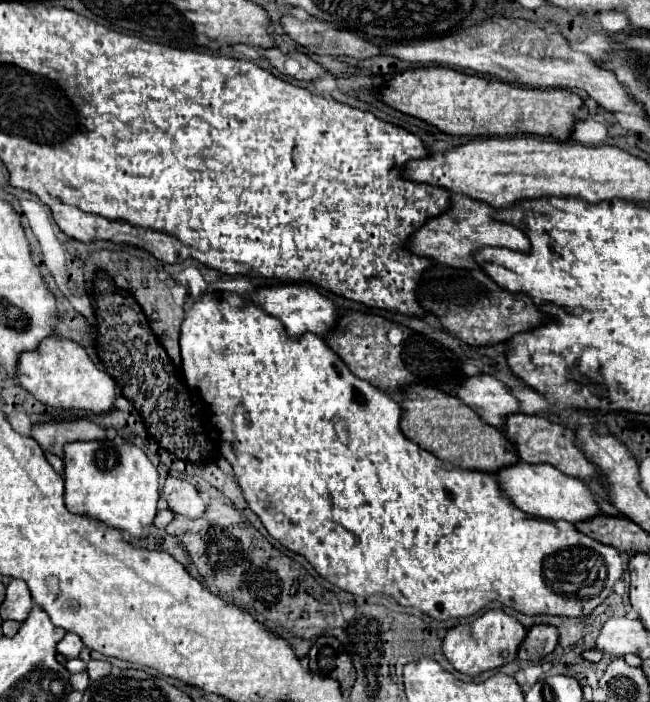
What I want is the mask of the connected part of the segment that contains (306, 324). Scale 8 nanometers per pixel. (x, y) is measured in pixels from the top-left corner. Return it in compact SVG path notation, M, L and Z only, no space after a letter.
M280 284L280 286L270 286L270 288L260 288L258 294L248 294L252 302L260 304L268 314L276 316L288 330L290 338L300 338L306 332L314 332L318 336L328 334L332 326L336 326L336 314L340 314L338 306L320 294L314 286L306 284Z

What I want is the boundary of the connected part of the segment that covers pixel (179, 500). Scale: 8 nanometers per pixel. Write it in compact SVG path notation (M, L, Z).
M166 478L162 488L162 498L168 502L174 514L182 514L186 518L202 518L206 500L202 494L190 484L180 478Z

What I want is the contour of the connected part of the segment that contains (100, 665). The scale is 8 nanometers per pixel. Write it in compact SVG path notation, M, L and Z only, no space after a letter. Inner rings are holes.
M90 660L88 662L88 676L90 676L90 680L104 678L110 674L110 668L112 668L112 664L108 660Z

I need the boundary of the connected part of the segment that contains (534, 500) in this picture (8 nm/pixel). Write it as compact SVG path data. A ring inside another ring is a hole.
M518 462L516 466L510 466L508 470L500 470L496 476L508 498L524 512L544 518L544 520L566 520L566 522L584 522L588 518L594 518L602 514L596 494L574 476L566 476L564 472L556 470L550 464L526 464Z

